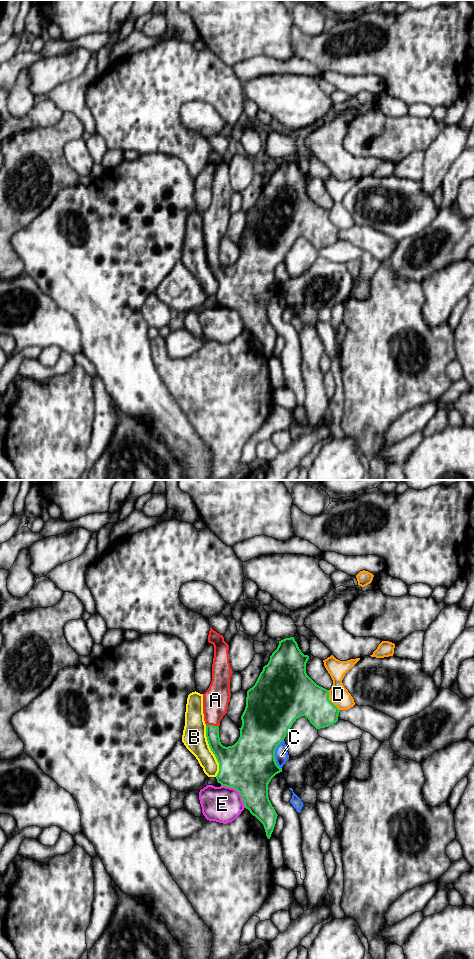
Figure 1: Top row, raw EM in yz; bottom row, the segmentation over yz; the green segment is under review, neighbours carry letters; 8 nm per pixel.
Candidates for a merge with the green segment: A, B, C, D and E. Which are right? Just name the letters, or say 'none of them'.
A

